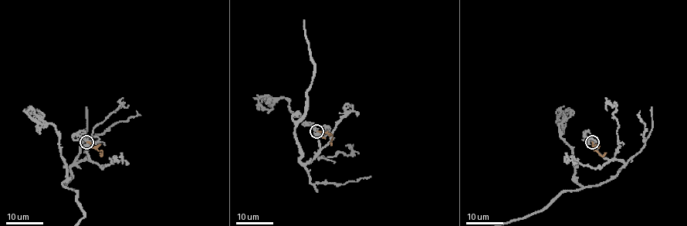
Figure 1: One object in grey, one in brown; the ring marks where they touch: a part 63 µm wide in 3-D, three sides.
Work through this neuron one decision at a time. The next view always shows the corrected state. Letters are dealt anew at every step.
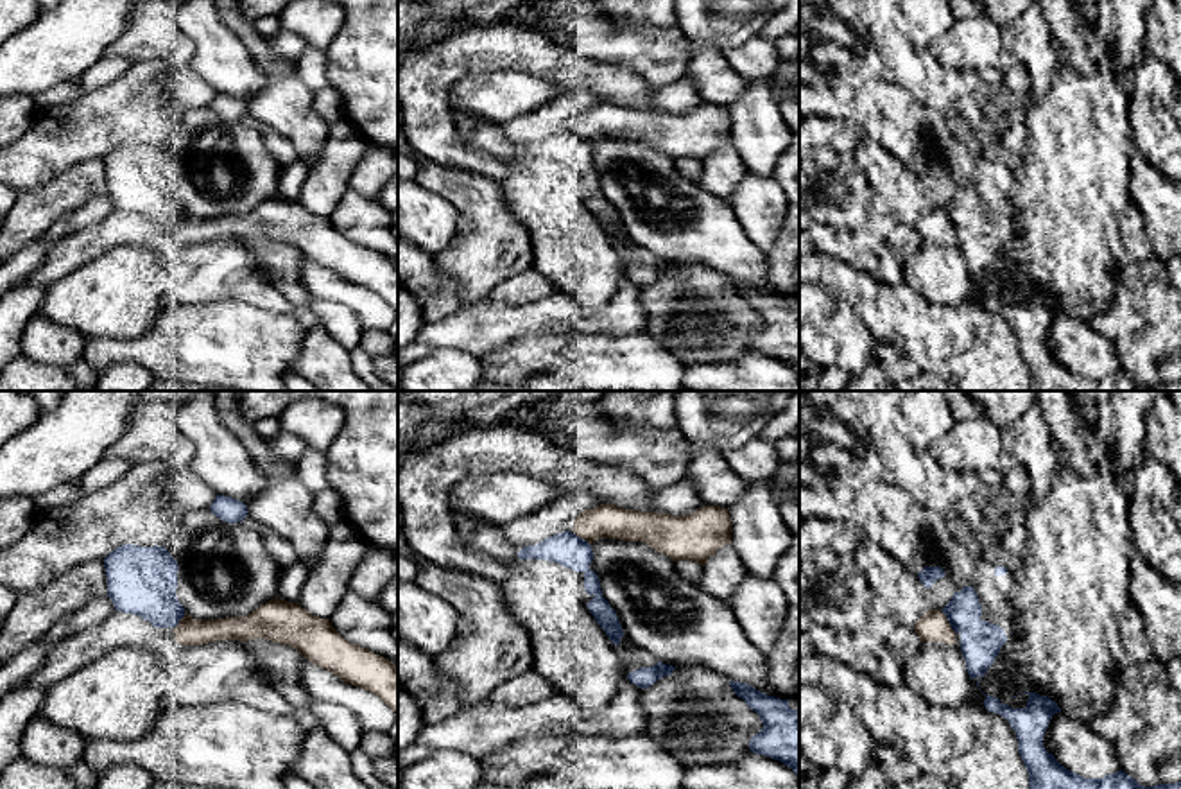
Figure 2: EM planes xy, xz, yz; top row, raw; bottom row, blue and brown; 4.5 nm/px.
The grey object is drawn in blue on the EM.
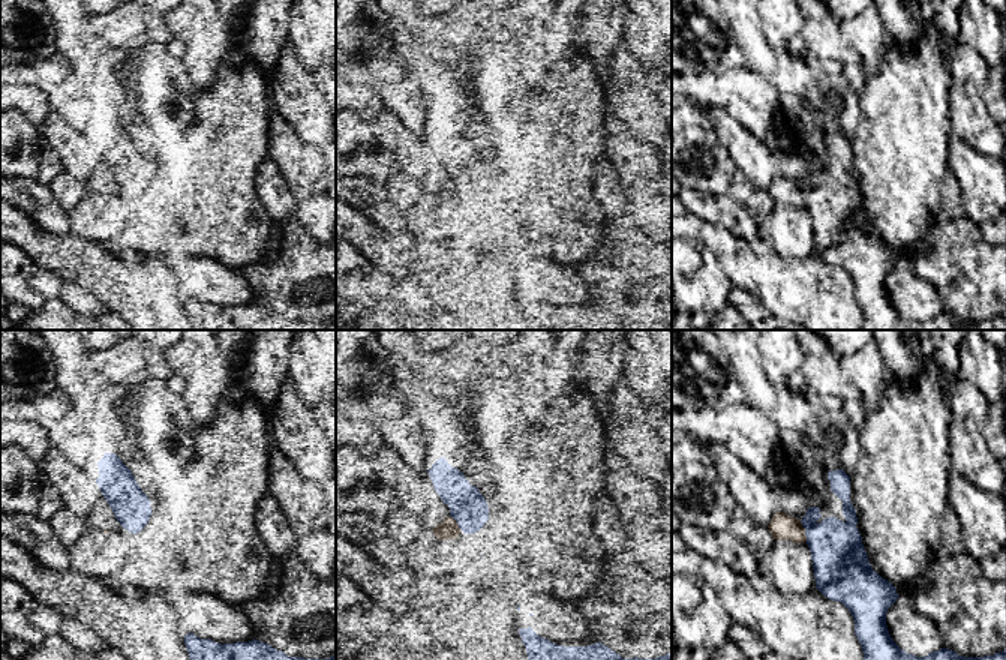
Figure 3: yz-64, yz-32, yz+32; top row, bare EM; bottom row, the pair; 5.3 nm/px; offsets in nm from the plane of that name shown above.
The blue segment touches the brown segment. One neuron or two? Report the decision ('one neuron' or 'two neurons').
two neurons

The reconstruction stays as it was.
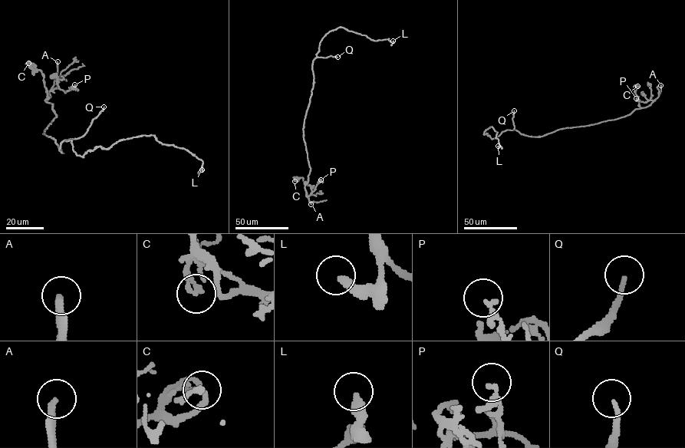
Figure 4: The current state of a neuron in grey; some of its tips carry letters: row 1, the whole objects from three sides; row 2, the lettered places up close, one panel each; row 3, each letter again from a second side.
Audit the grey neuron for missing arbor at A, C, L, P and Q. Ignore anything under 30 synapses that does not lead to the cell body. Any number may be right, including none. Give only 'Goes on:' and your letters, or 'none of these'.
Goes on: A, Q

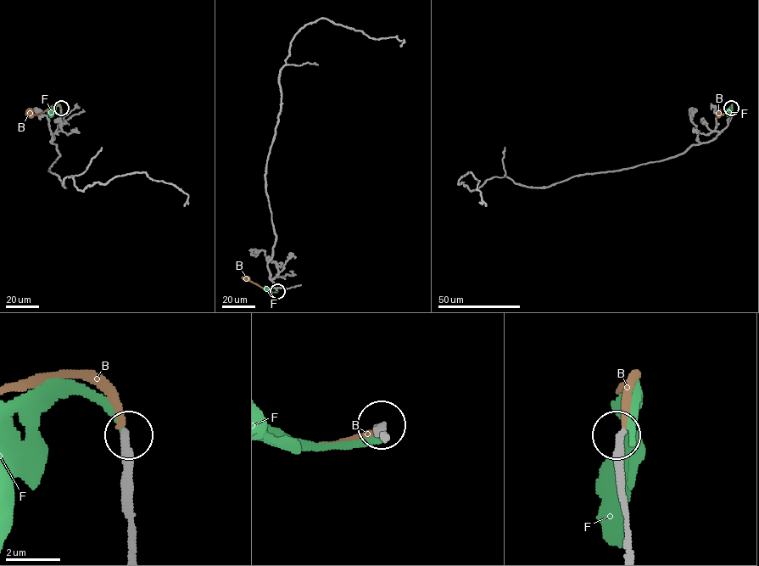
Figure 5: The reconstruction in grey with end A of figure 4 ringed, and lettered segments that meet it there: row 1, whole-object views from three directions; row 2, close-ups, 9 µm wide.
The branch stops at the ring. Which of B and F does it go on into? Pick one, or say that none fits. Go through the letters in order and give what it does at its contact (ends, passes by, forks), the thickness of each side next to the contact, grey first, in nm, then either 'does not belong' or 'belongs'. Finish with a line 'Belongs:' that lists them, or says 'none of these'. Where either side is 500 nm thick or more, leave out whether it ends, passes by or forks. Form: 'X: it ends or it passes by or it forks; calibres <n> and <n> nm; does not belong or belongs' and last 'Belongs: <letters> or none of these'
B: it ends; calibres 280 and 240 nm; does not belong
F: it ends; calibres 280 and 320 nm; does not belong
Belongs: none of these

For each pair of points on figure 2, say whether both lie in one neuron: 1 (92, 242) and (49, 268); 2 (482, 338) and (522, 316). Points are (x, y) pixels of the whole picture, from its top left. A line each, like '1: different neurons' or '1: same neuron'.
1: same neuron
2: same neuron

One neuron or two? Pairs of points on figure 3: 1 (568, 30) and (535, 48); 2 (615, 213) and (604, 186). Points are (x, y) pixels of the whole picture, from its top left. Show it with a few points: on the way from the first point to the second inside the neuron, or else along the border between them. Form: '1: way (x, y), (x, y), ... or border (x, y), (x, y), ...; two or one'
1: border (540, 26), (549, 42); two
2: way (615, 207), (610, 192); one

